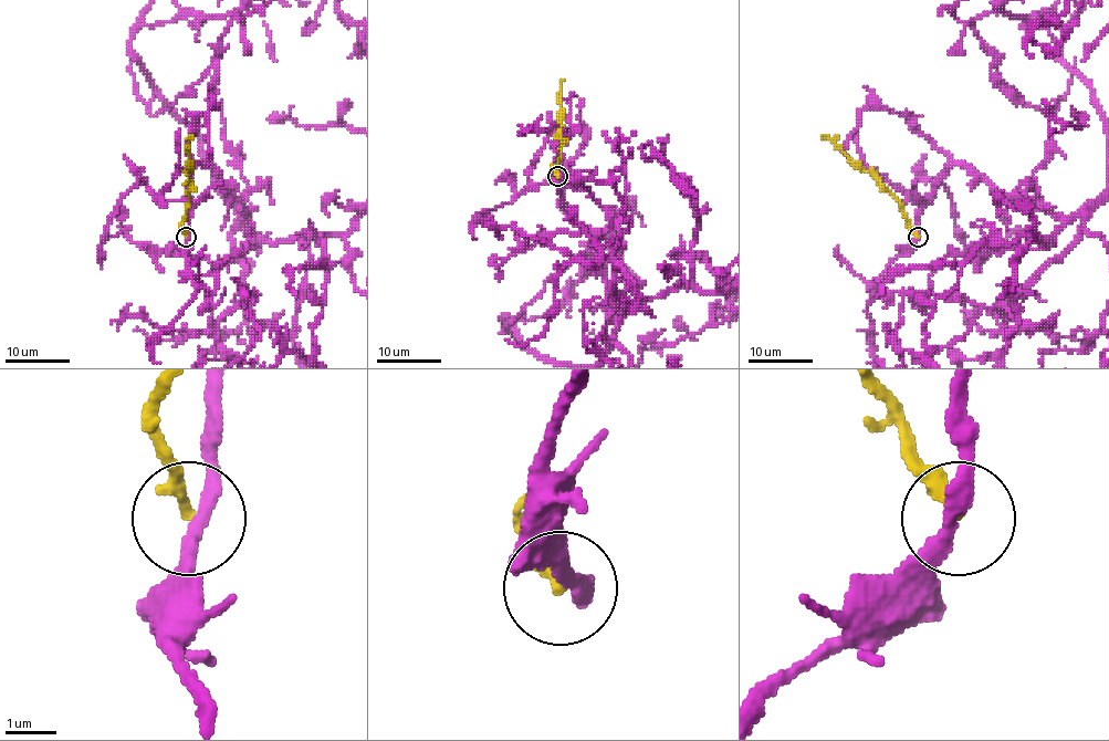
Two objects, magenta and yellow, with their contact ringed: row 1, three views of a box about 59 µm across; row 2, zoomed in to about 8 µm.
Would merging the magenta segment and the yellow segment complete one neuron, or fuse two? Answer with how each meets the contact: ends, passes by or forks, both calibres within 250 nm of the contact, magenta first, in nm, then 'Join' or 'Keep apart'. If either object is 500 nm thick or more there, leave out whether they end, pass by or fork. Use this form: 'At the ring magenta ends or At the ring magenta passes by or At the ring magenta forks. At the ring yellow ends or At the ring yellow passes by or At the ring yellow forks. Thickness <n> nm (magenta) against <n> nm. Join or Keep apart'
At the ring magenta passes by. At the ring yellow ends. Thickness 320 nm (magenta) against 280 nm. Keep apart

